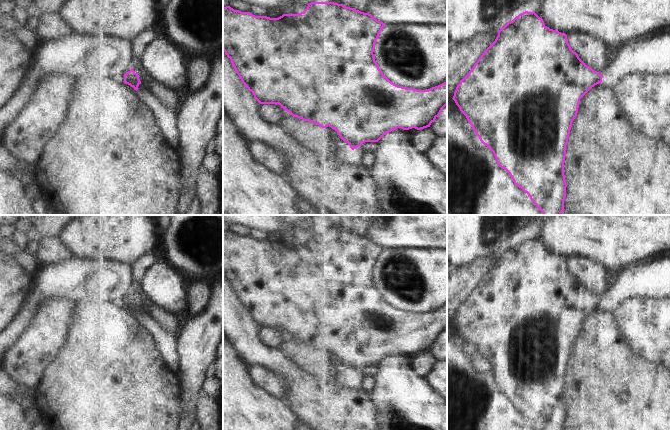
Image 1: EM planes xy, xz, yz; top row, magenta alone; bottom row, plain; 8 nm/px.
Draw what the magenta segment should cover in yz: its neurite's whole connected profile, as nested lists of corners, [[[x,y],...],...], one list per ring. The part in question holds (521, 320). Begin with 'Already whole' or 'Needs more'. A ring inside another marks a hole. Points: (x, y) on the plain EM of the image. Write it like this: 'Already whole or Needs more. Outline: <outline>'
Already whole. Outline: [[[525,235],[504,249],[499,255],[495,265],[484,275],[469,297],[460,305],[454,316],[453,324],[460,335],[466,340],[480,365],[493,376],[497,388],[506,394],[514,408],[528,418],[536,430],[564,430],[566,422],[566,404],[564,399],[564,386],[566,369],[573,344],[576,342],[580,323],[595,309],[602,306],[603,299],[587,290],[574,276],[565,257],[550,253],[544,248],[535,236]]]

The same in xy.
Already whole. Outline: [[[133,292],[125,297],[124,299],[124,307],[133,311],[136,315],[138,314],[138,310],[141,308],[138,298],[133,294]]]

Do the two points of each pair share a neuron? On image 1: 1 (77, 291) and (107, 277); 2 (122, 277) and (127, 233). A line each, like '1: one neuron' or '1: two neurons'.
1: one neuron
2: two neurons

